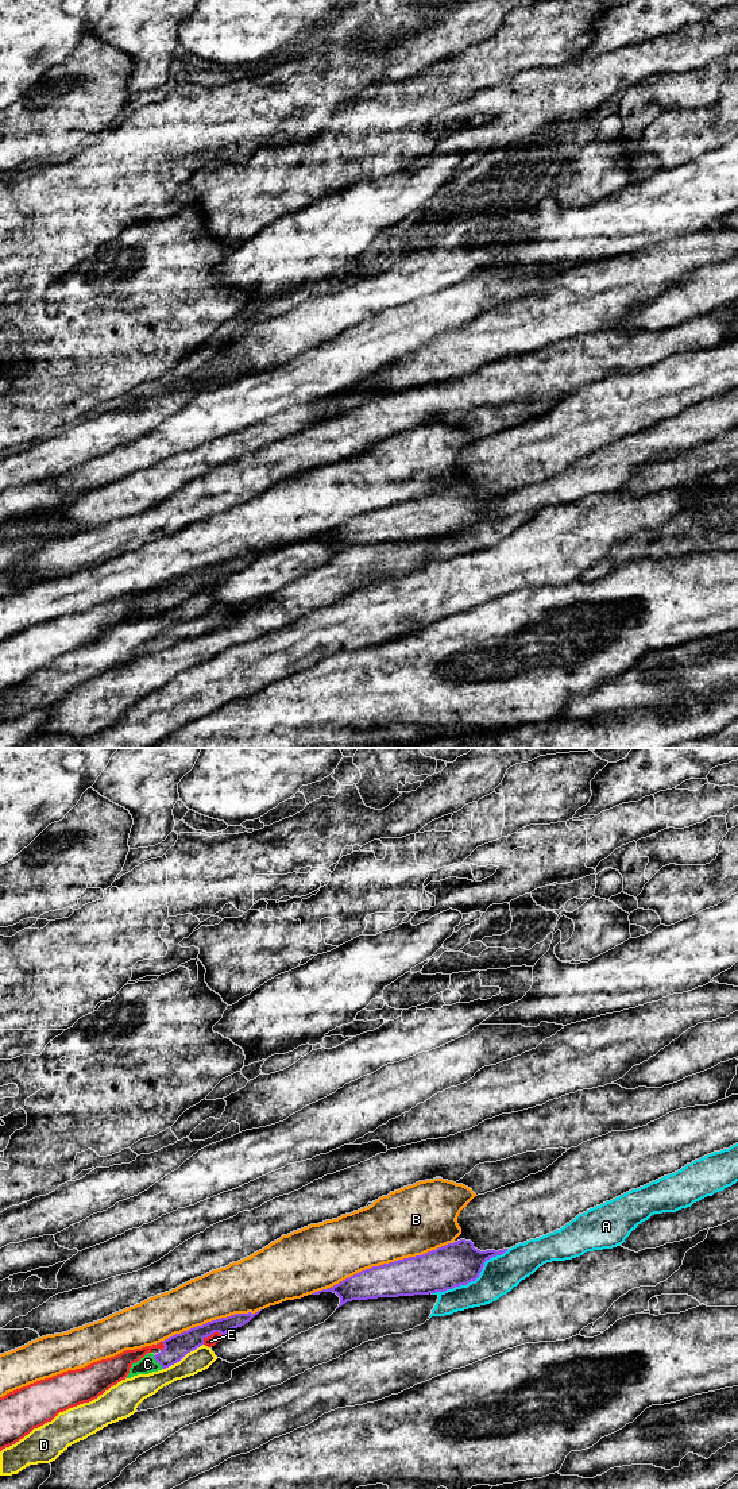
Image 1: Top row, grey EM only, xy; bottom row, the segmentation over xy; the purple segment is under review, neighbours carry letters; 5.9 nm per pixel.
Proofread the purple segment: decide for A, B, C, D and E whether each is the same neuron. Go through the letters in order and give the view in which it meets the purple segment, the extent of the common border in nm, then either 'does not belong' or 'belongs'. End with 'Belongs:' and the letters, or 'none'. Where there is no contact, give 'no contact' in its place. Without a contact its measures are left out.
A: xy | 550 nm | does not belong
B: xy | 900 nm | does not belong
C: xy | 100 nm | belongs
D: xy | 300 nm | does not belong
E: xy | 140 nm | does not belong
Belongs: C

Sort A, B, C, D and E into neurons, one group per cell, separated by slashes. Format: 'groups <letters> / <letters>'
groups A / B / C / D / E

